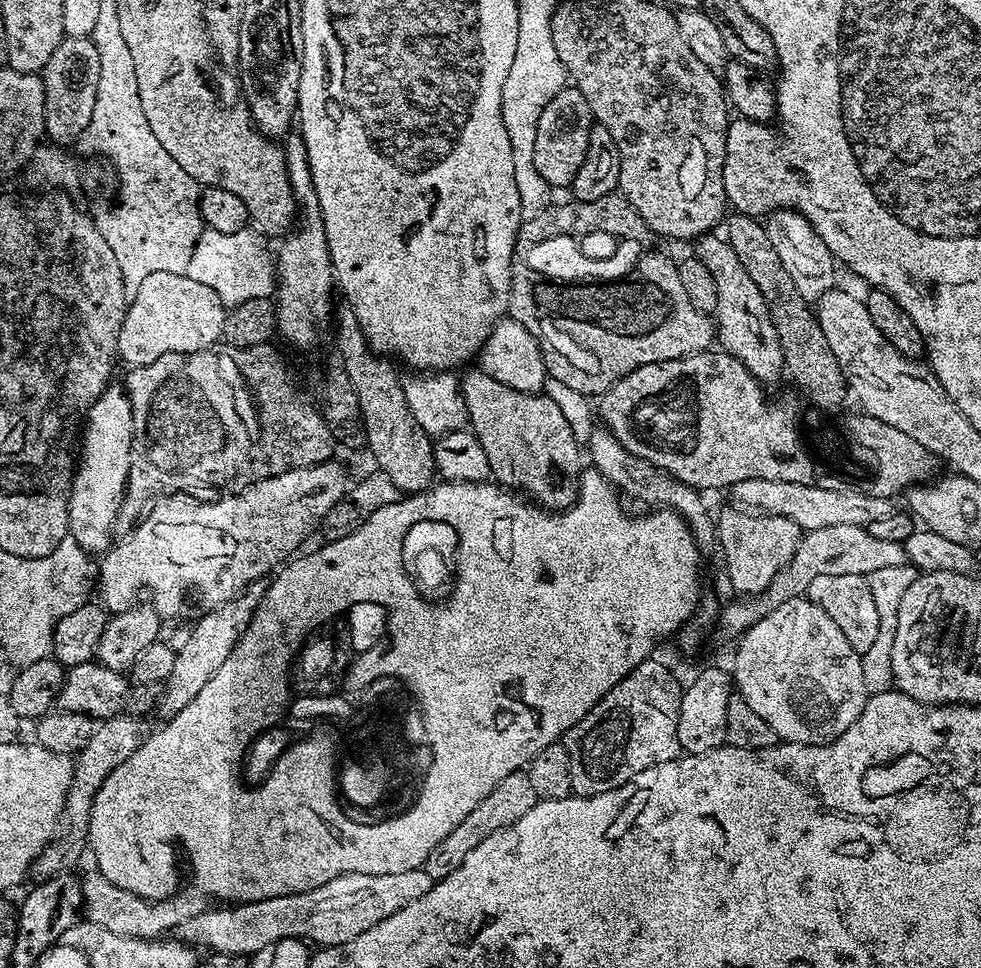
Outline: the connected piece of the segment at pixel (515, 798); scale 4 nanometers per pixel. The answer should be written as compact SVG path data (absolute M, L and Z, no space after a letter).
M527 771L506 774L506 778L502 778L502 782L498 782L498 786L494 786L494 790L490 790L490 794L486 794L486 798L482 798L482 802L478 802L478 806L474 806L474 810L470 810L470 814L466 814L466 818L462 818L462 822L458 822L458 826L454 826L450 834L446 834L446 838L442 838L442 842L438 842L434 850L430 850L430 858L426 858L424 863L424 871L434 881L446 878L446 874L456 869L465 860L466 854L474 850L478 842L482 842L482 838L490 838L490 834L506 826L514 826L518 818L523 818L536 805L537 799Z

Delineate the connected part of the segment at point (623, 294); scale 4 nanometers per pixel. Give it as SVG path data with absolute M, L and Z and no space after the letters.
M672 256L663 262L660 257L653 257L652 260L648 260L647 263L640 264L640 266L638 278L631 282L620 282L620 288L603 288L599 282L560 283L556 287L556 292L548 292L548 296L510 296L509 309L515 310L517 308L518 311L524 312L520 314L522 314L526 330L536 334L536 341L544 355L544 364L548 368L549 377L564 382L571 389L580 391L587 398L599 398L612 389L622 378L626 378L626 374L638 370L638 366L650 366L654 362L666 362L667 360L677 360L683 356L695 356L697 352L707 352L713 347L713 317L707 312L698 310L694 306L694 302L690 302L689 296L686 295L686 289L682 286L677 261Z

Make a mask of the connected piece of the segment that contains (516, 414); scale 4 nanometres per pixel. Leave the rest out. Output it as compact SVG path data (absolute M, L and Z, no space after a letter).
M482 370L475 371L463 373L464 380L462 376L459 381L460 393L464 395L466 402L470 431L478 438L478 442L482 442L482 450L486 450L492 471L491 479L509 490L523 494L545 510L557 513L571 508L580 493L582 445L575 440L574 431L566 422L561 408L544 392L514 390L514 386L502 386L498 378L490 378L490 374Z

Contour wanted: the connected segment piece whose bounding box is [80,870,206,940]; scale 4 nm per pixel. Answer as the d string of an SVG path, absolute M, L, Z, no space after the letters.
M91 870L80 880L80 889L84 895L82 909L87 923L102 926L102 930L110 930L110 934L129 936L135 940L155 940L161 934L179 929L190 918L206 911L206 897L199 890L192 892L177 891L175 896L165 900L147 900L138 894L130 894L130 890L122 890L122 886L114 886L114 882L104 879L99 870Z

